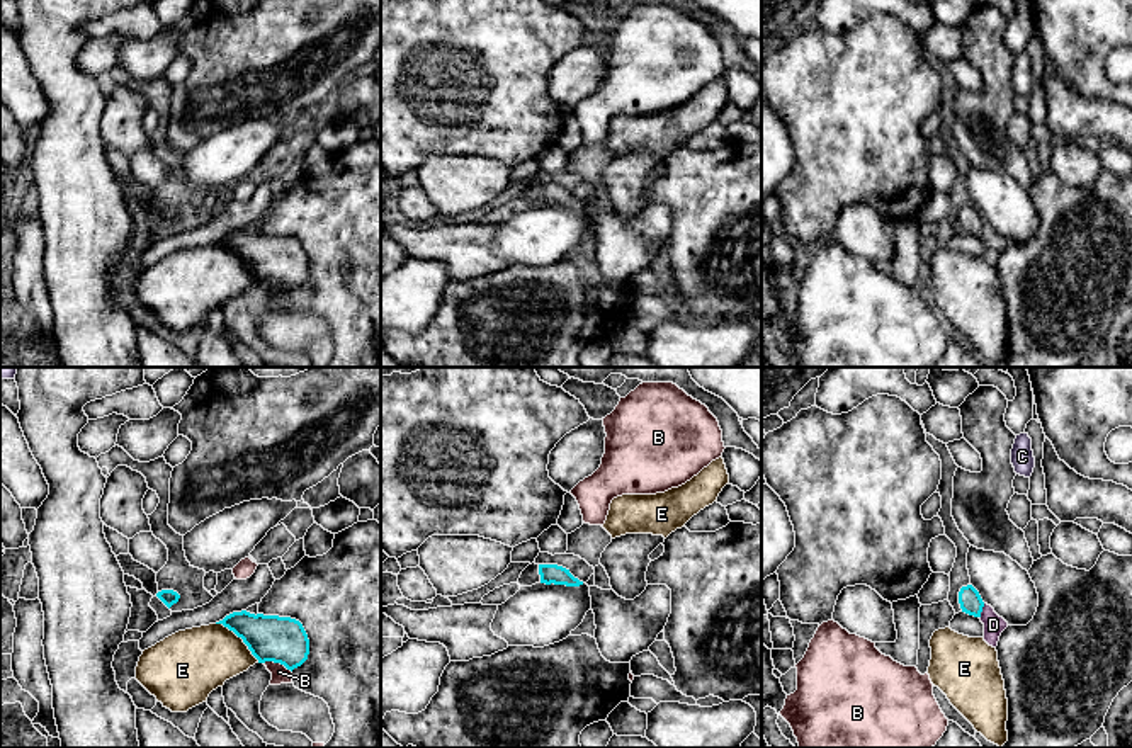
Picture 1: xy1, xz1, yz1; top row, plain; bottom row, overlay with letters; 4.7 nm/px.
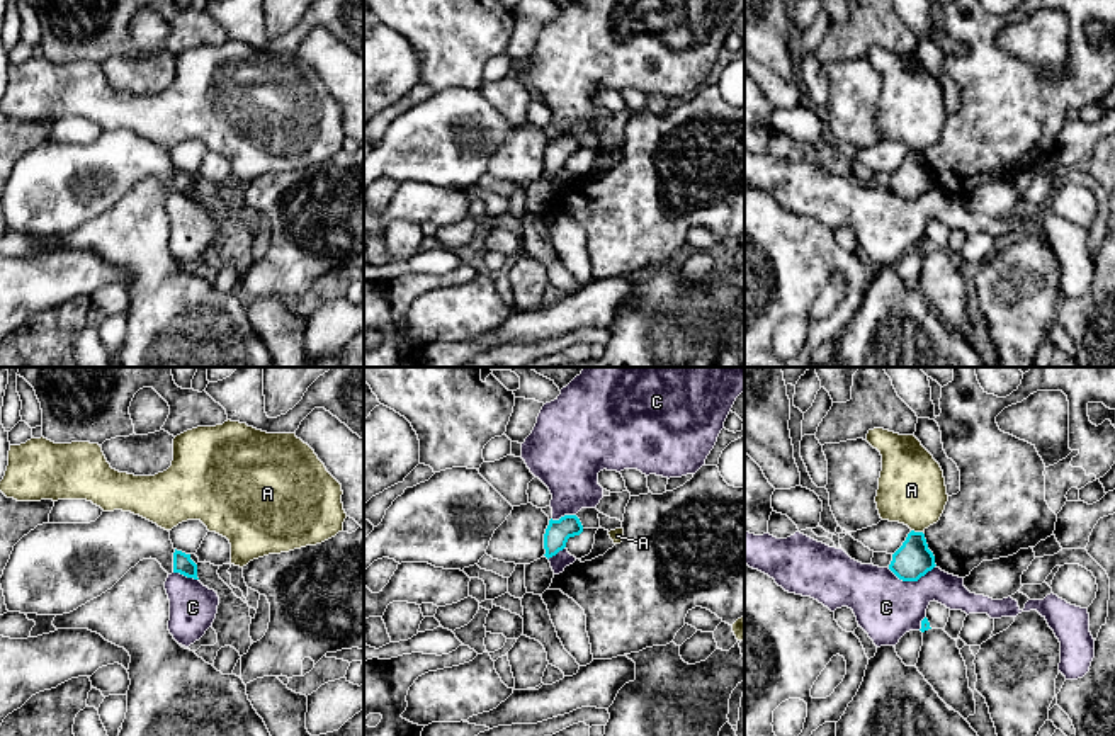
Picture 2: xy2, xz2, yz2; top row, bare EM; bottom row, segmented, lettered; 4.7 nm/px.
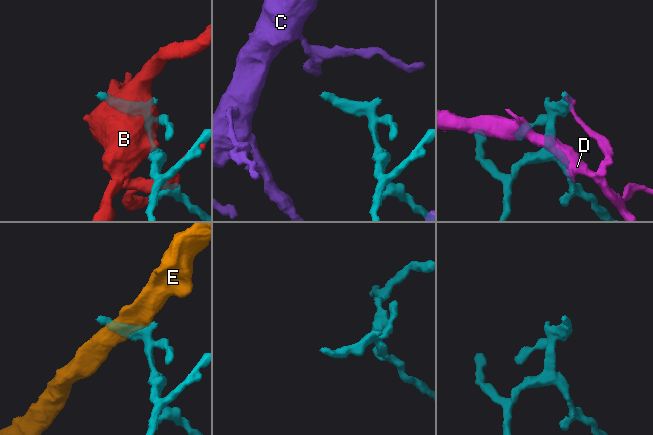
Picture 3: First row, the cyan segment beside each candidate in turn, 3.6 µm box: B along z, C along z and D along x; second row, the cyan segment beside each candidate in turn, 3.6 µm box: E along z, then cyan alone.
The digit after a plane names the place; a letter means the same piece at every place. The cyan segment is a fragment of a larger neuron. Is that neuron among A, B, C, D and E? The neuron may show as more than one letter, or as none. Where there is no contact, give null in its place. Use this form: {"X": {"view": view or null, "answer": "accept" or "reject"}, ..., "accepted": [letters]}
{"A": {"view": "yz2", "answer": "reject"}, "B": {"view": "xy1", "answer": "reject"}, "C": {"view": "yz2", "answer": "reject"}, "D": {"view": "yz1", "answer": "reject"}, "E": {"view": "xy1", "answer": "reject"}, "accepted": []}

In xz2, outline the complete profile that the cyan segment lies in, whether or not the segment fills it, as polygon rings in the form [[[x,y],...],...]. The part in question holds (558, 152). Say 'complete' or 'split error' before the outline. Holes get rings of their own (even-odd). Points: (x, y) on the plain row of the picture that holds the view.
complete | [[[564,134],[559,139],[551,138],[544,153],[544,175],[547,178],[556,175],[566,167],[569,156],[580,155],[581,151],[583,144],[576,134]]]

